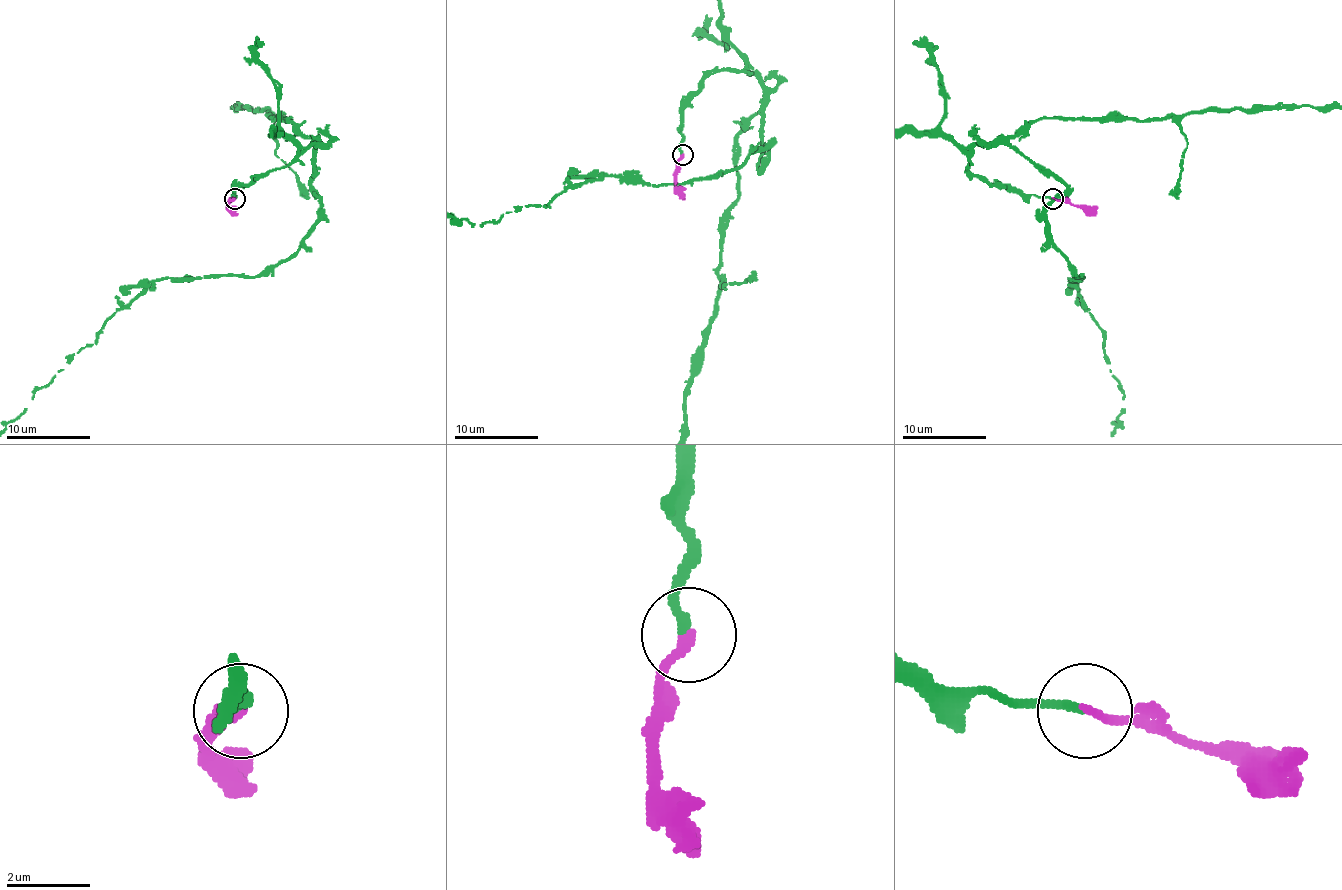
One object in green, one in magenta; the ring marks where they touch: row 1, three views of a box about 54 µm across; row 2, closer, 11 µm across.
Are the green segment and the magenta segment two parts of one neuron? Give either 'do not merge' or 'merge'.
merge

